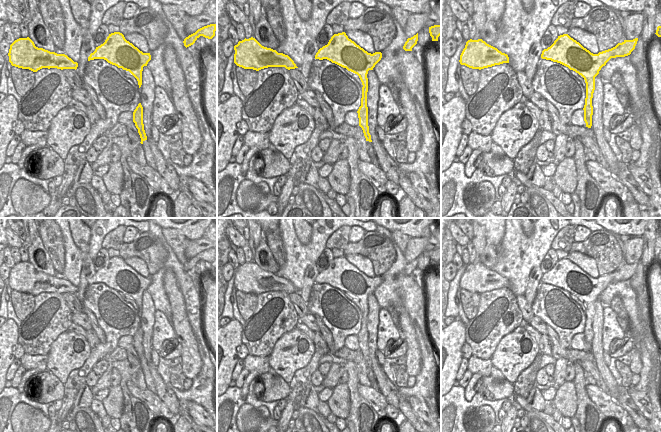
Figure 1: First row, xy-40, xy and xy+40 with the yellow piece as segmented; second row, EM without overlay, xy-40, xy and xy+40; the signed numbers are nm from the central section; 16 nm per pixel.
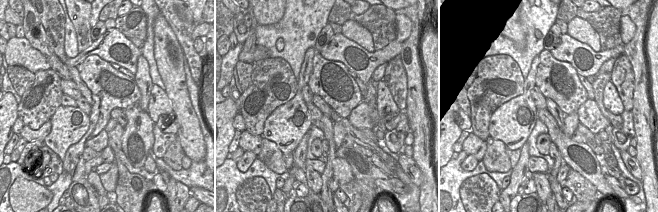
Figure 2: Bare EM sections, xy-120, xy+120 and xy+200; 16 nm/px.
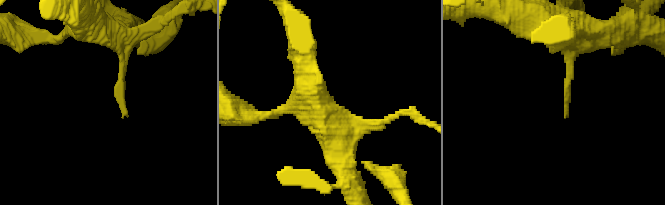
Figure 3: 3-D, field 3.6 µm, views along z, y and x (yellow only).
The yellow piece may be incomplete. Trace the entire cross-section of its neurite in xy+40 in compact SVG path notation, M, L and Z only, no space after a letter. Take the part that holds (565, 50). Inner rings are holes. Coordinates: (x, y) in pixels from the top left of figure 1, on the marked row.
M568 34L558 36L554 43L544 49L542 59L560 63L581 75L586 83L586 98L584 105L584 121L586 127L592 126L592 98L595 90L595 77L611 58L625 57L635 49L638 38L624 40L615 47L593 54Z

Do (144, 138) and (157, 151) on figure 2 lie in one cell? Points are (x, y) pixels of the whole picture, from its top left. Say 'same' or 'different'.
different

